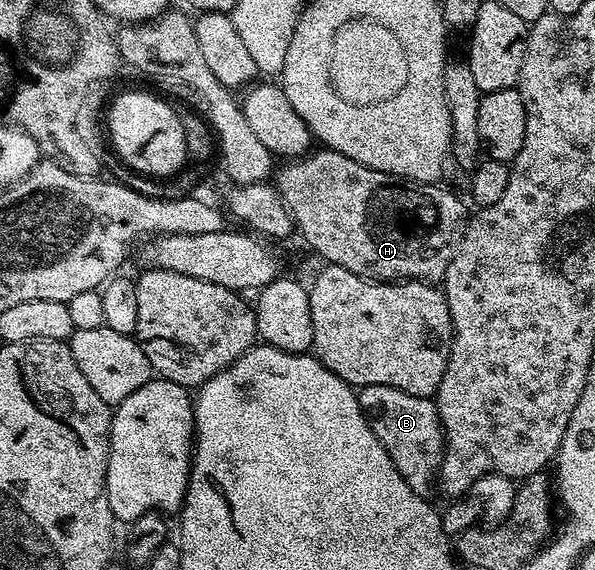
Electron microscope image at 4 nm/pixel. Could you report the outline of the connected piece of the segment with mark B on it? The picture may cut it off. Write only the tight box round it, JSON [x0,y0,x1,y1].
[357,384,444,496]

